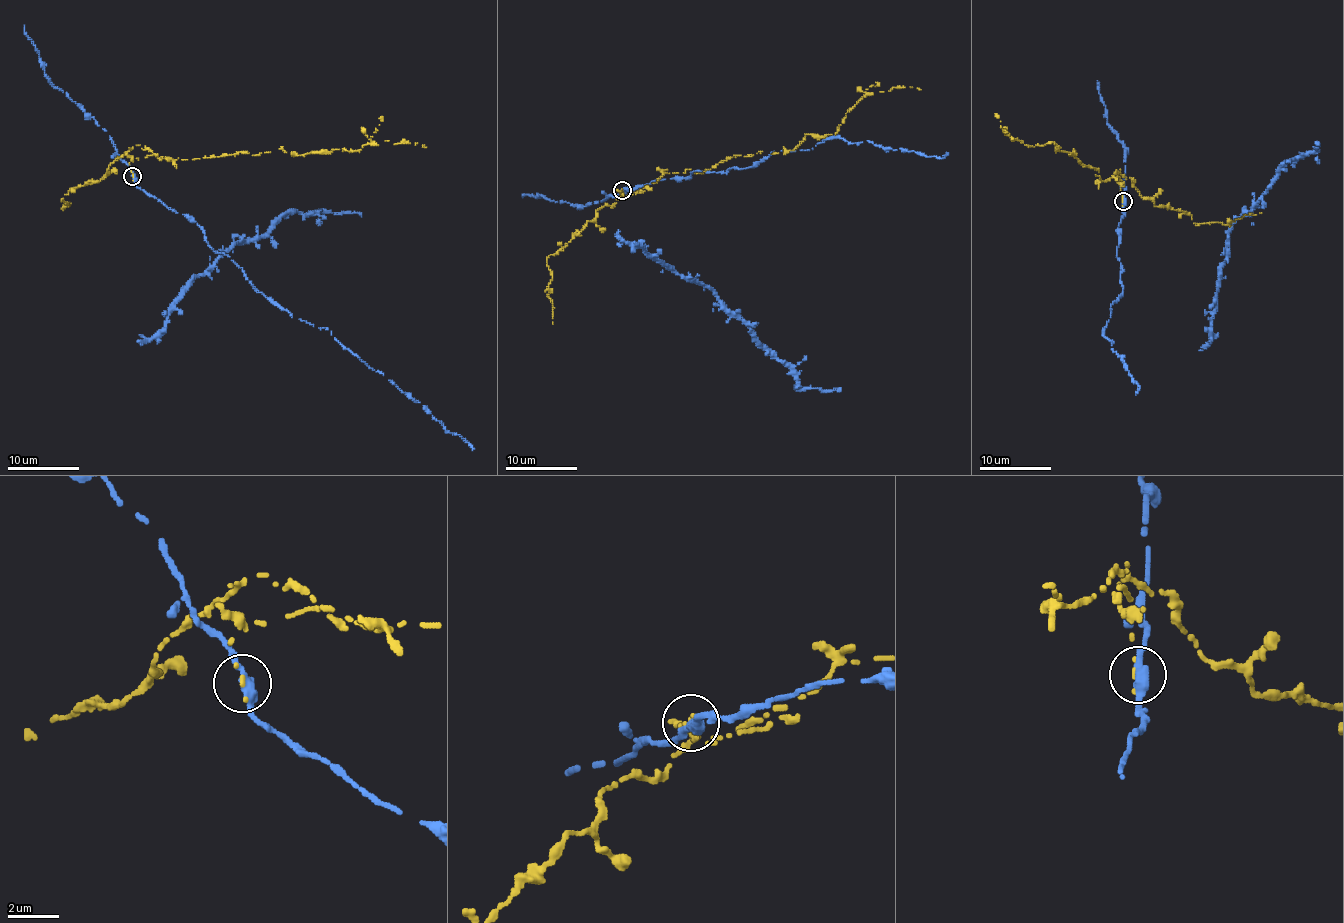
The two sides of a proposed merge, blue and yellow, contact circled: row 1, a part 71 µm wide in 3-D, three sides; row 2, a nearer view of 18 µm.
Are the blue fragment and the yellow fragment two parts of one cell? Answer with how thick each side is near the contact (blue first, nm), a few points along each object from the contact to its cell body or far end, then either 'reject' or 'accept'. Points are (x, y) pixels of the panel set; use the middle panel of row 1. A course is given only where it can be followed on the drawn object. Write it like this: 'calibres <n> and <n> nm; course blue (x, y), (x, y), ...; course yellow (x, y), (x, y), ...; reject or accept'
calibres 380 and 130 nm; course blue (622, 190), (692, 172), (755, 166), (774, 151), (807, 150), (840, 137), (922, 155), (943, 157), (946, 152); course yellow (622, 190), (666, 173), (701, 173), (734, 155), (792, 150), (807, 134), (835, 134), (867, 95), (921, 90); reject

